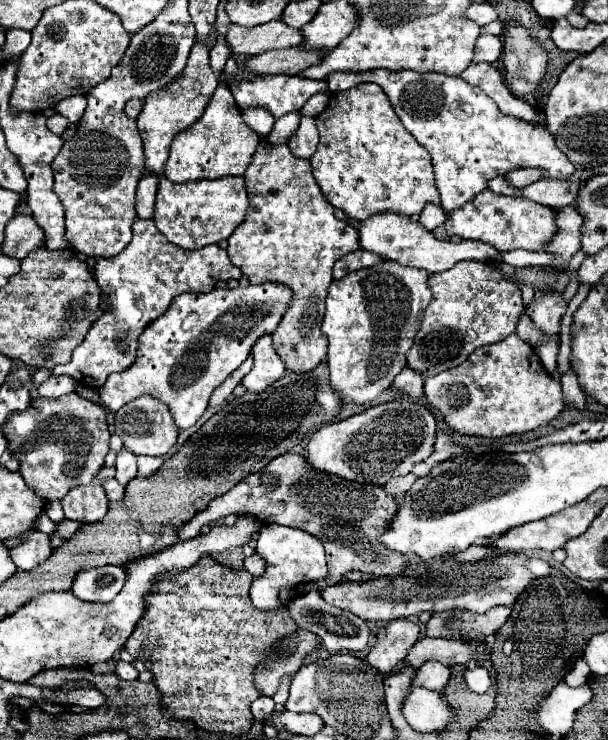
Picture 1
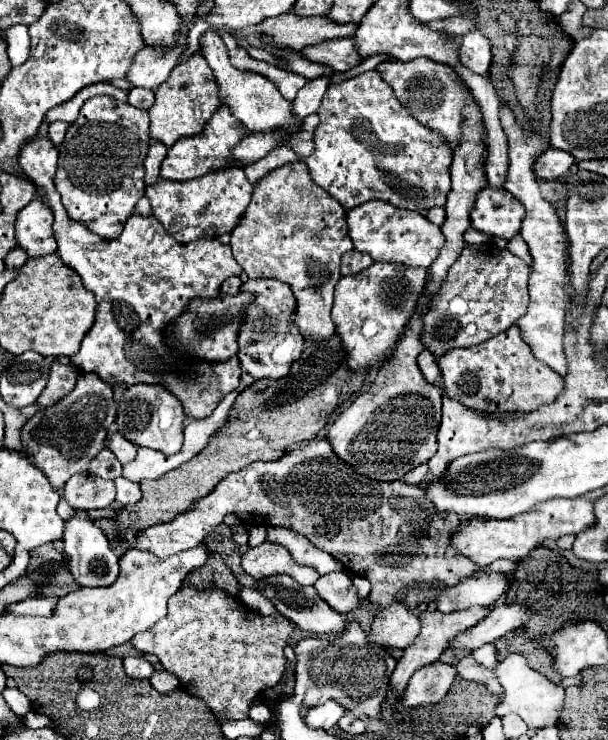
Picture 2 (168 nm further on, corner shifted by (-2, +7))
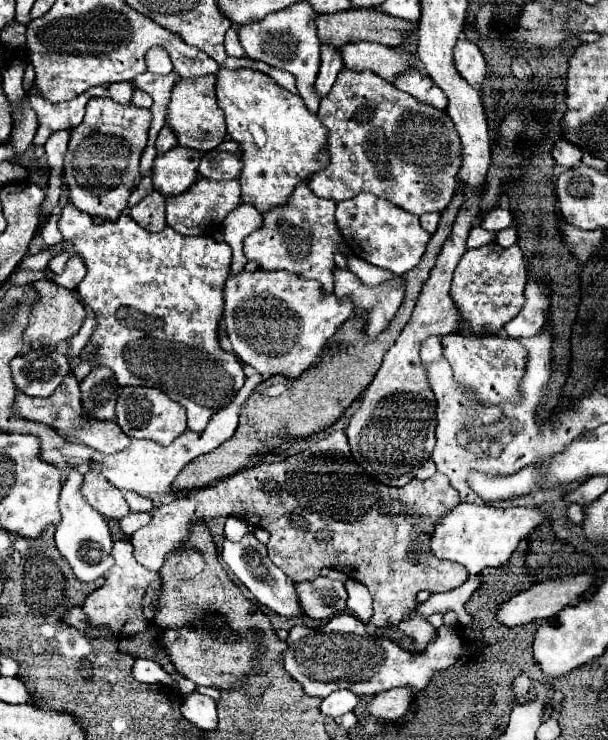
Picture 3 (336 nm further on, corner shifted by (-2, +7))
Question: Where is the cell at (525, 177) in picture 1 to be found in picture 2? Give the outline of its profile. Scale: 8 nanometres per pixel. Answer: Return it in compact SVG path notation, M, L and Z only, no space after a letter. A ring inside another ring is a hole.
M550 147L546 153L542 153L538 157L538 161L534 163L534 173L538 179L546 179L546 181L554 181L562 175L566 175L570 171L570 167L574 165L574 157L566 151L554 149Z

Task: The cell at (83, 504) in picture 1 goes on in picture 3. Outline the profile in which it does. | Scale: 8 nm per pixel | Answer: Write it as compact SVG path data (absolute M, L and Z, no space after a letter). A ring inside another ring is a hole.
M88 471L84 475L80 493L84 495L84 499L102 515L102 517L110 517L110 519L120 519L124 515L130 513L122 491L112 485L102 473L96 471Z

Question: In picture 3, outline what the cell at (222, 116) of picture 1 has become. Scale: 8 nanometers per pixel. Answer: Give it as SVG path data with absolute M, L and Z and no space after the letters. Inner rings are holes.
M176 145L168 153L154 159L152 181L154 189L162 195L186 191L198 177L198 163L202 153Z

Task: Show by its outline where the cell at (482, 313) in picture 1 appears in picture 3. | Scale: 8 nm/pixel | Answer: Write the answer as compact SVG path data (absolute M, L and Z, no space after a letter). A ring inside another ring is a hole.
M488 243L476 249L468 249L456 271L450 289L450 297L458 309L460 327L456 333L462 337L486 337L500 333L508 321L524 307L524 287L528 273L524 257L518 245L500 249L498 243Z

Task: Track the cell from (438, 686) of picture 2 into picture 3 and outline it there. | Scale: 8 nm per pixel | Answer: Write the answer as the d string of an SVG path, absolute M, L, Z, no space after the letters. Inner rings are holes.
M398 687L398 689L388 689L384 693L378 693L370 699L366 705L366 711L374 717L382 719L398 719L402 717L410 703L412 703L412 687Z

